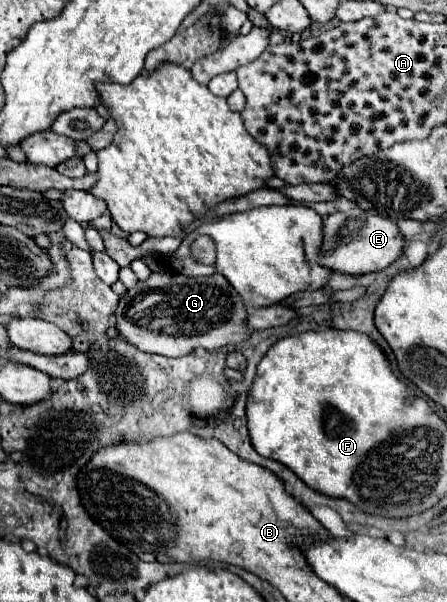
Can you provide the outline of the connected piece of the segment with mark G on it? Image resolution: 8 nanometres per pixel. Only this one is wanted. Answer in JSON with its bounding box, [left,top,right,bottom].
[115,272,251,358]

